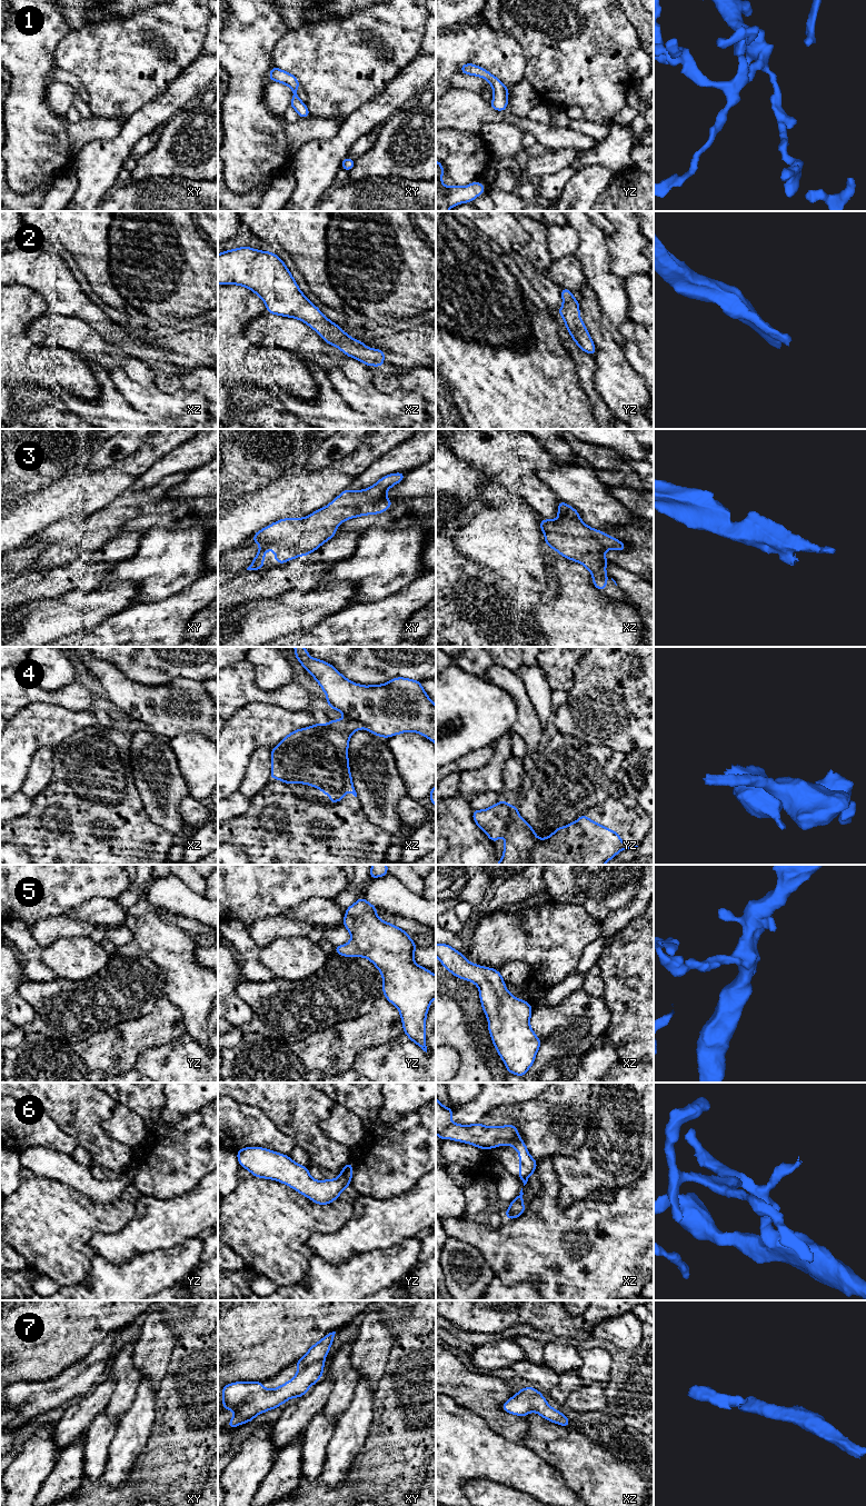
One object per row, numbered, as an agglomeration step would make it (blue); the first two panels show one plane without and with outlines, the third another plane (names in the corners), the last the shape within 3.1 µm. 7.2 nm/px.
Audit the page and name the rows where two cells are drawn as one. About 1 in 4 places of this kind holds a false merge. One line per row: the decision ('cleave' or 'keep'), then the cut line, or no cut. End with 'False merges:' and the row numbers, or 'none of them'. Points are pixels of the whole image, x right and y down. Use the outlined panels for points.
1: keep; no cut
2: keep; no cut
3: keep; no cut
4: cleave; cut in yz along (513, 806), (509, 813), (509, 823), (505, 829)
5: keep; no cut
6: keep; no cut
7: keep; no cut
False merges: 4

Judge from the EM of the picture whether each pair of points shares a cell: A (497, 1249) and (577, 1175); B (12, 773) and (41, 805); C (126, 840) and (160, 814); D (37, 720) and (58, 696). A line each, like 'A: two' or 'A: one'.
A: two
B: two
C: two
D: two

